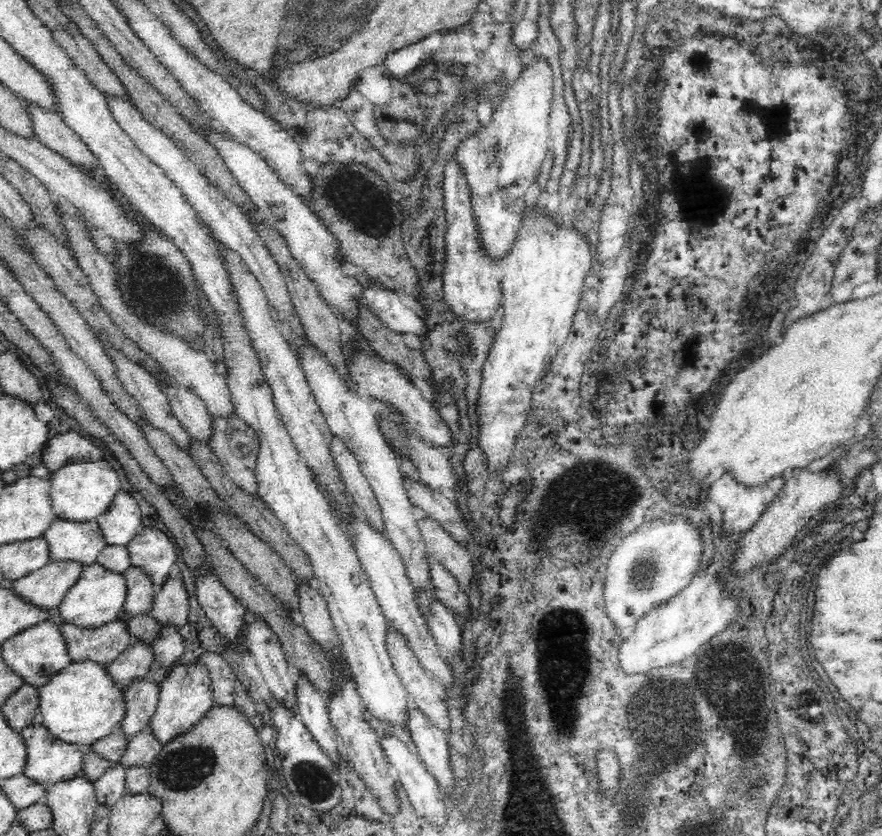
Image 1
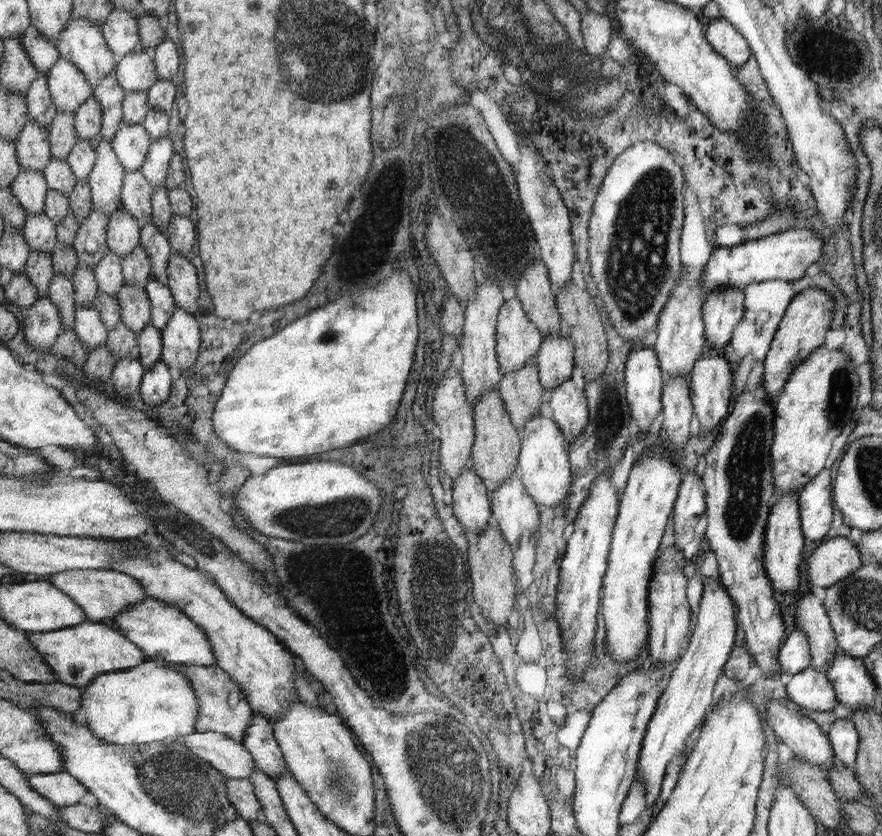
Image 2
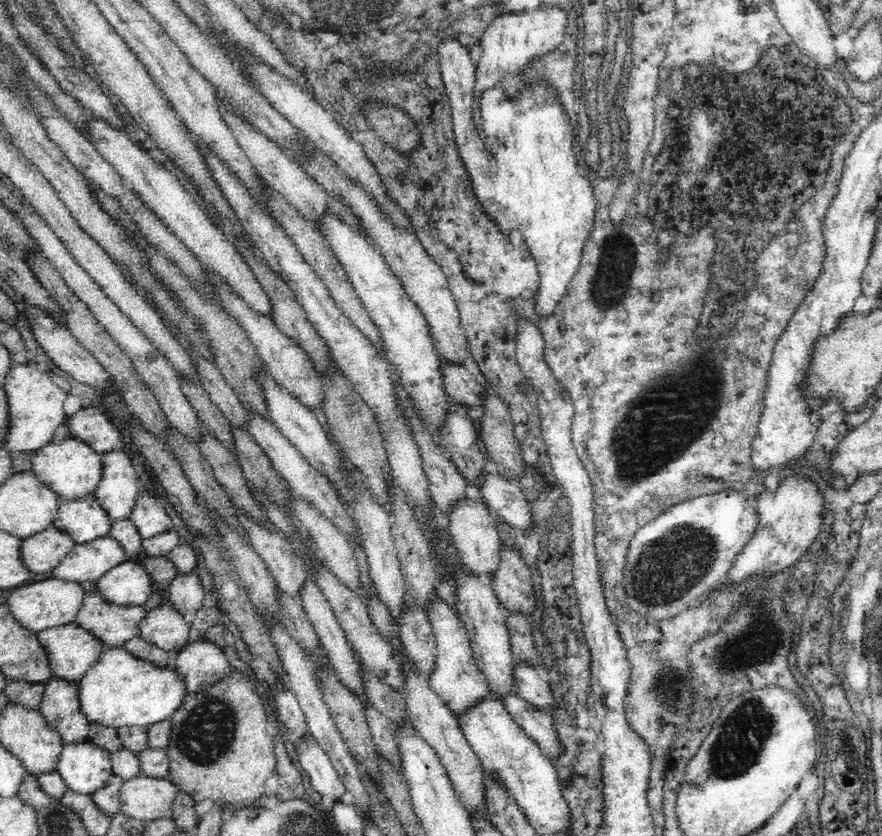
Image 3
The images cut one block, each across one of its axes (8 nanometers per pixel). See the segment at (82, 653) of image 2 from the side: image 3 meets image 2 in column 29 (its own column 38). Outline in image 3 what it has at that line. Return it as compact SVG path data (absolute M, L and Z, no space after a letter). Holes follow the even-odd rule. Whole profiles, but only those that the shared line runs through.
M74 623L36 633L49 656L52 675L68 681L80 680L106 648L97 636Z

